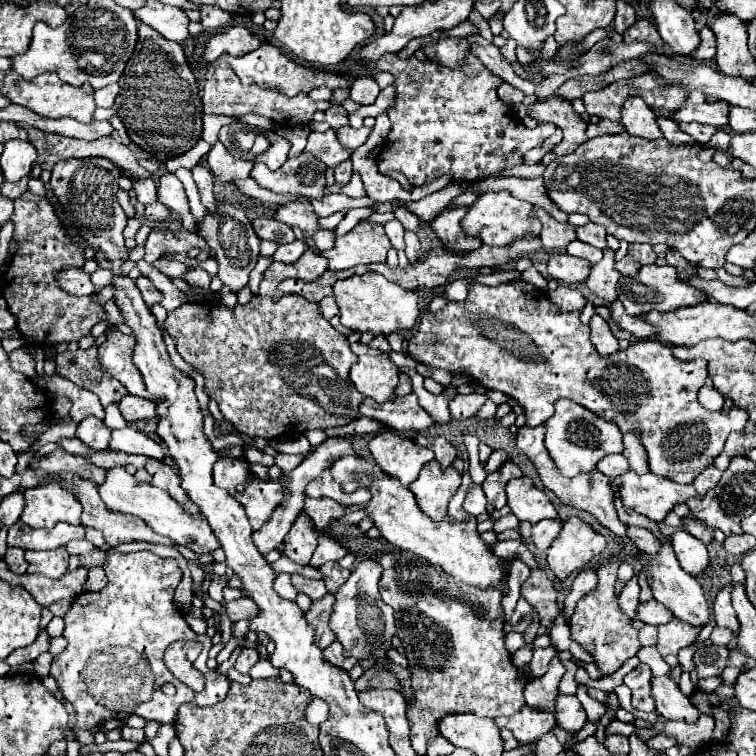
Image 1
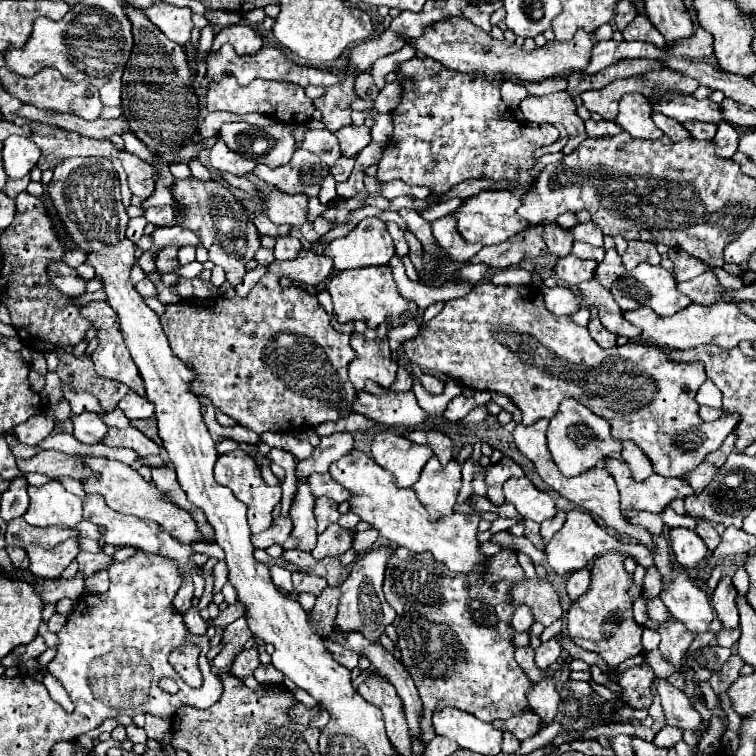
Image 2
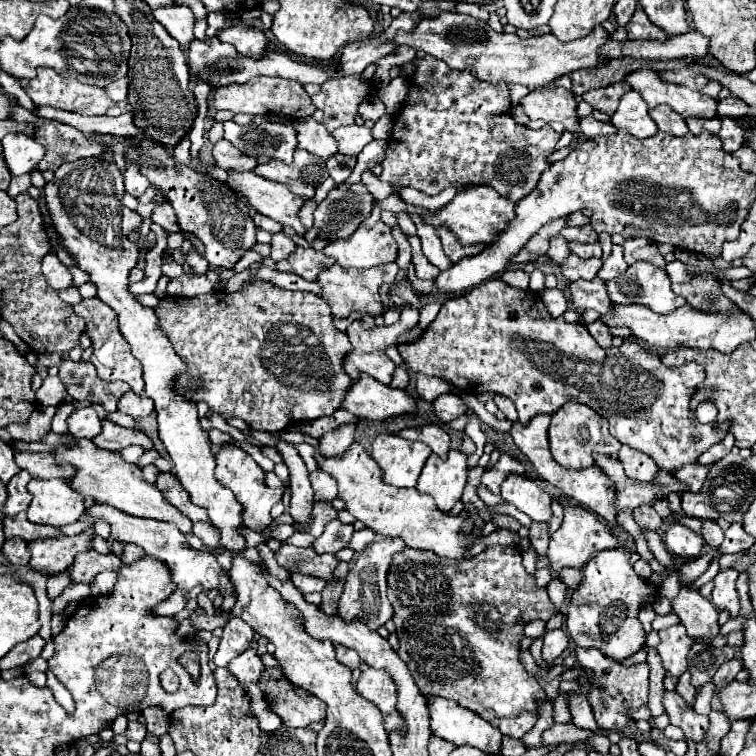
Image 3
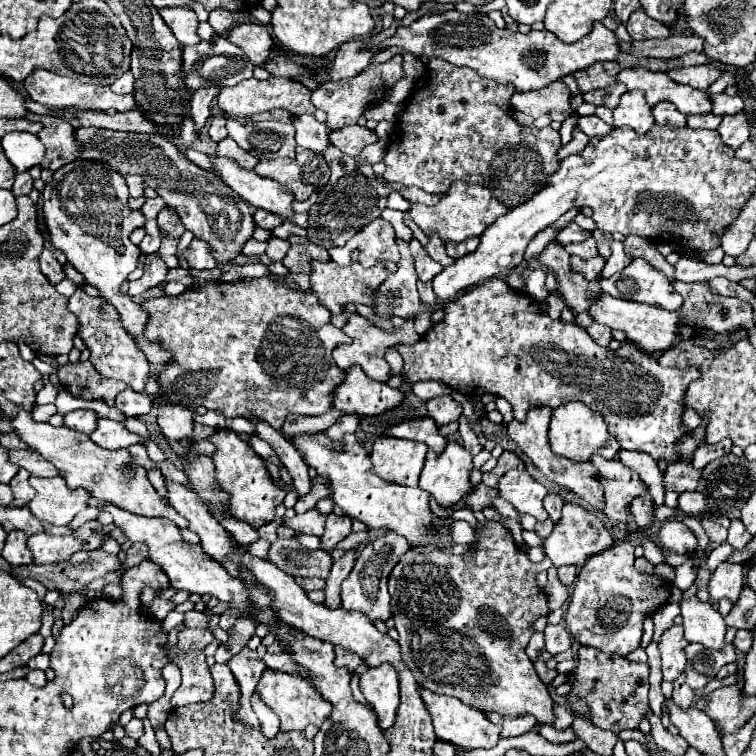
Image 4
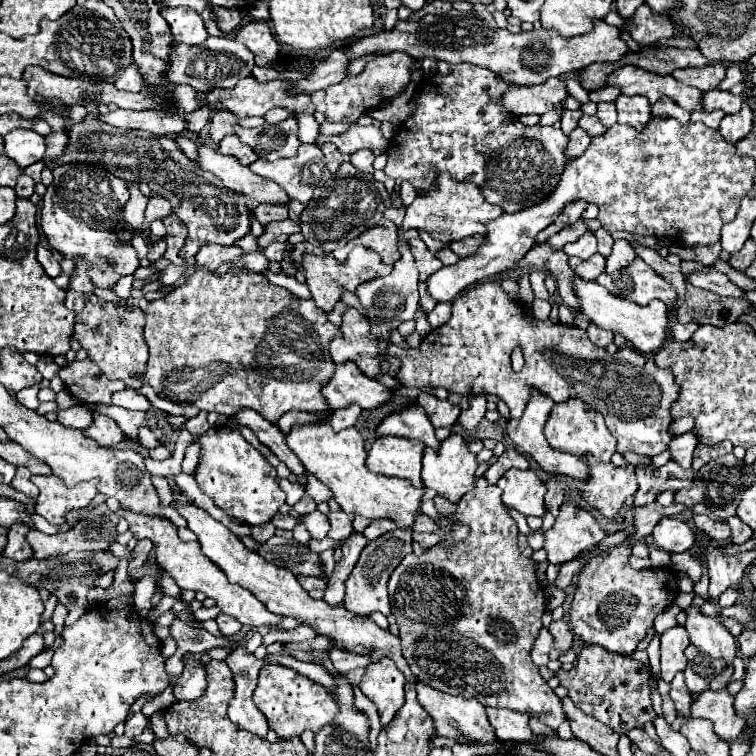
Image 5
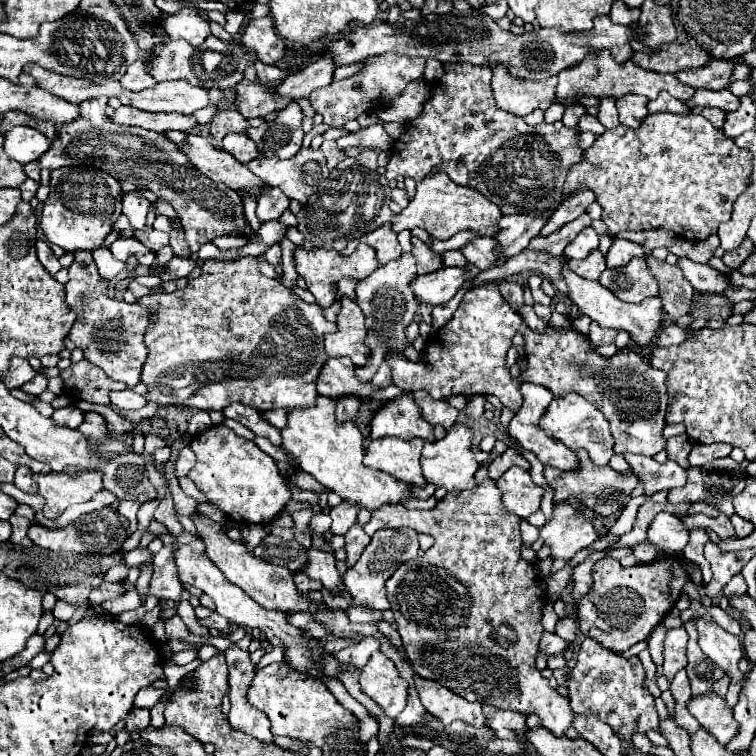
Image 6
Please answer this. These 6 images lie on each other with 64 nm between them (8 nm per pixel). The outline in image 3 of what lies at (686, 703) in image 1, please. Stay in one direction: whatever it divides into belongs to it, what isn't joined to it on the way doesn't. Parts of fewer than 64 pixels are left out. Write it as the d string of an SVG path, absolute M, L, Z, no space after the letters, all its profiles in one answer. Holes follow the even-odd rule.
M676 692L664 694L664 708L670 716L670 724L684 730L684 738L692 740L694 744L700 744L706 740L706 732L710 726L710 718L694 712L692 706L688 706Z

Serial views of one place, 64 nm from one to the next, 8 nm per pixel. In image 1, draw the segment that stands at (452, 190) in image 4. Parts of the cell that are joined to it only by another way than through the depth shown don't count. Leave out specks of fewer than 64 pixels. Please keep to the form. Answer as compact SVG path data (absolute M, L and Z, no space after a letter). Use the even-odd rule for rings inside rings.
M506 190L480 194L478 200L468 208L466 218L462 218L462 230L466 232L466 236L478 236L488 246L506 246L528 232L540 234L542 224L538 218L530 218L530 212L532 212L532 206L528 202L514 198Z

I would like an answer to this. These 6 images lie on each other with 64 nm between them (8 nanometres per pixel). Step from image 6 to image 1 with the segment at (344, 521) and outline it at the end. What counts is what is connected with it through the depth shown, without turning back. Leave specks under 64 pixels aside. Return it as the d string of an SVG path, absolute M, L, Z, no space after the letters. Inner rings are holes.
M324 534L318 536L318 548L312 554L310 566L322 566L324 562L330 560L340 560L346 554L344 546L338 546L338 542L334 542L332 538L324 538Z

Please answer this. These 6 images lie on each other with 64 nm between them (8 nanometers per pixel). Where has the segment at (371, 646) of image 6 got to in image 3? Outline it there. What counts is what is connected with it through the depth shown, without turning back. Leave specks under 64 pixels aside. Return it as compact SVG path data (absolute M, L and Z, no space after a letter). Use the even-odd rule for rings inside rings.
M336 646L336 658L338 658L340 664L344 664L344 666L348 666L348 668L352 668L352 670L360 666L360 656L358 656L354 650L350 650L350 648Z

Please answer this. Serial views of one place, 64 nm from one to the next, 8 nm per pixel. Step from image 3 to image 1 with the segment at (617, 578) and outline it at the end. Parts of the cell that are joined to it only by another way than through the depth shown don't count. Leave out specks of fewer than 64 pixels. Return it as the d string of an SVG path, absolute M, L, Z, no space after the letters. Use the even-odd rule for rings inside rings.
M612 558L610 562L602 564L598 574L598 584L592 592L588 592L582 600L578 600L574 614L570 618L570 632L572 640L576 640L586 652L590 652L596 660L596 666L600 668L602 676L608 676L616 672L624 660L632 658L640 650L638 642L638 630L632 626L632 618L624 614L624 610L618 606L620 594L616 594L616 580L618 580L618 566L620 560Z

